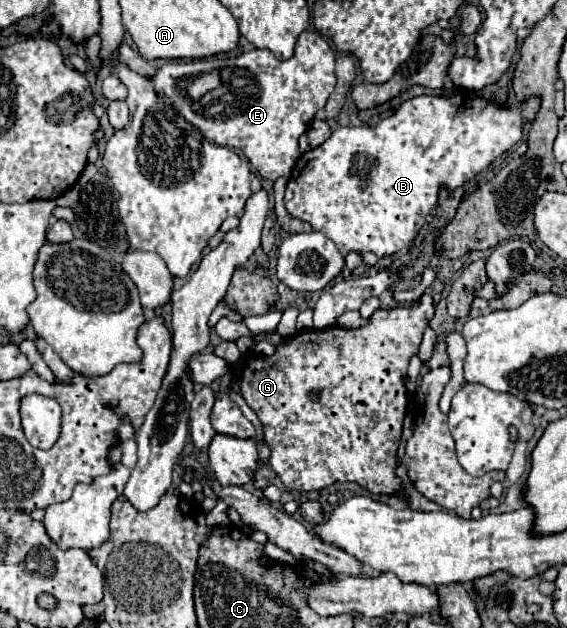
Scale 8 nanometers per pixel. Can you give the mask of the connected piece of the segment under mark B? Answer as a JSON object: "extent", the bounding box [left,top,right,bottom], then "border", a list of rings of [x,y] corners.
{"extent":[286,90,540,258],"border":[[[456,90],[456,94],[446,98],[416,96],[406,100],[394,116],[378,122],[376,128],[338,128],[324,144],[304,152],[286,184],[286,210],[290,216],[310,222],[314,230],[328,236],[344,256],[348,252],[374,252],[378,258],[390,256],[416,238],[424,216],[436,204],[438,188],[442,184],[450,190],[458,188],[488,168],[522,138],[522,124],[532,122],[538,108],[540,100],[536,96],[522,102],[520,108],[510,108],[486,102],[468,90]]]}

